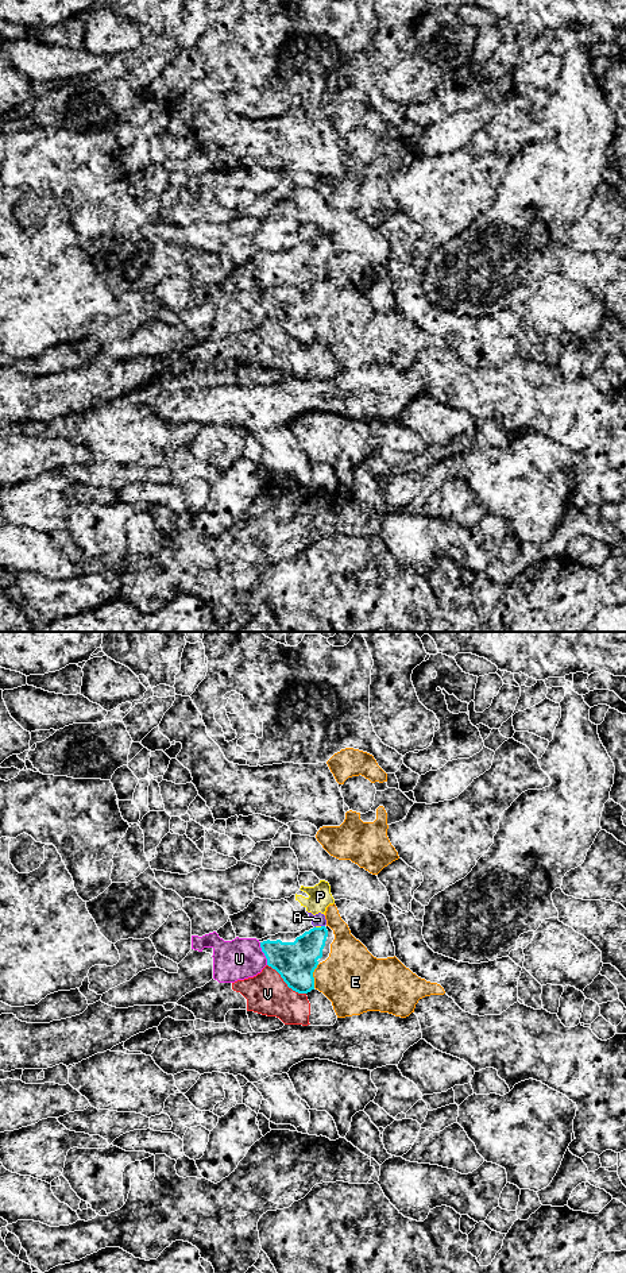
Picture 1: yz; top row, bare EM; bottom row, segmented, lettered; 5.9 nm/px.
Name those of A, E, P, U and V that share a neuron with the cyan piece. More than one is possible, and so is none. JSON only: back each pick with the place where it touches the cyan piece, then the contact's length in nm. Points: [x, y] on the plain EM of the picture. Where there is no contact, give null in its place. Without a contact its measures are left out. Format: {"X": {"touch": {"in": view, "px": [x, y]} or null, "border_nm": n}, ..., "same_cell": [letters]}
{"same_cell": []}

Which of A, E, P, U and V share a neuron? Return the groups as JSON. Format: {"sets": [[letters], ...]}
{"sets": [["A", "P"], ["E"], ["U"], ["V"]]}

